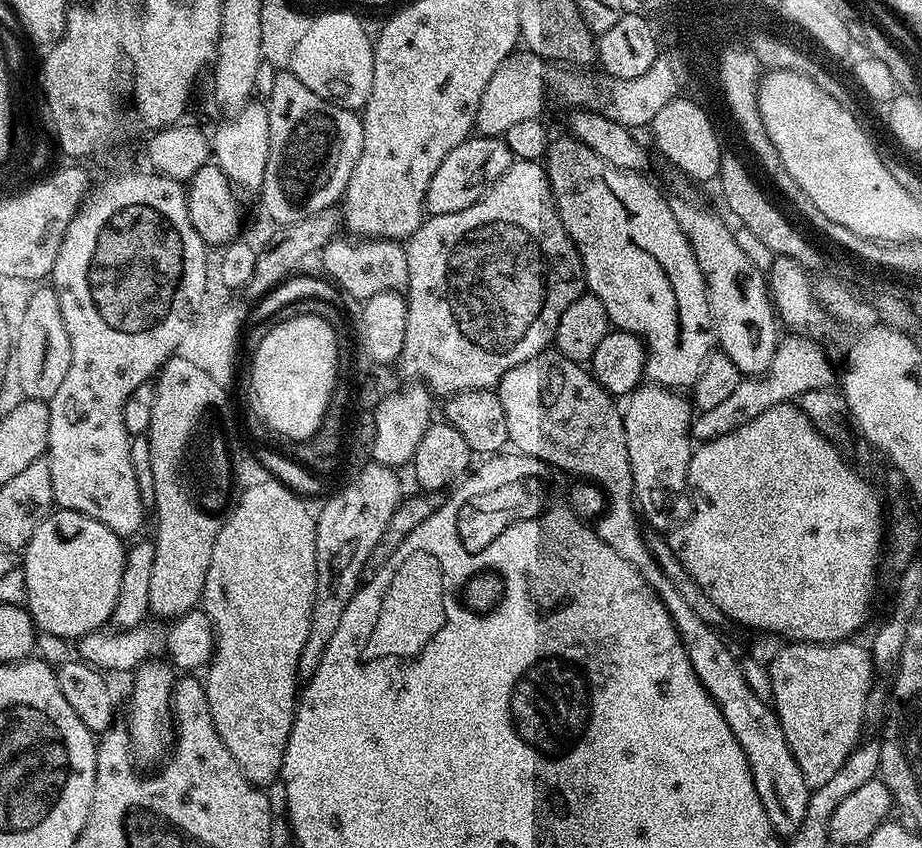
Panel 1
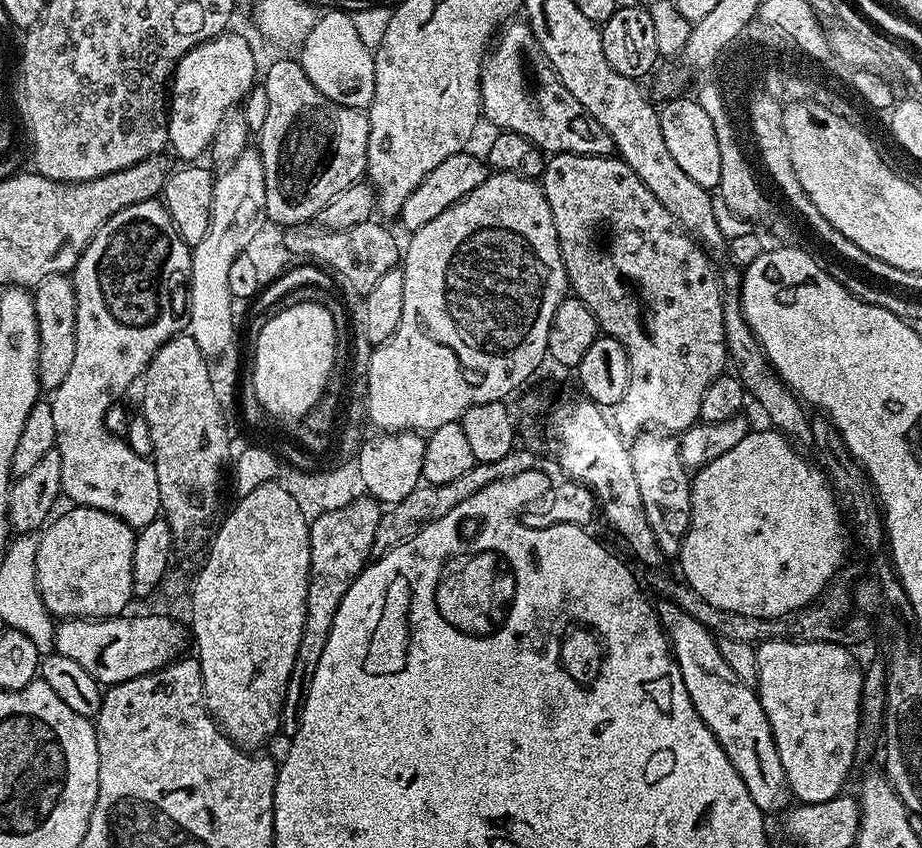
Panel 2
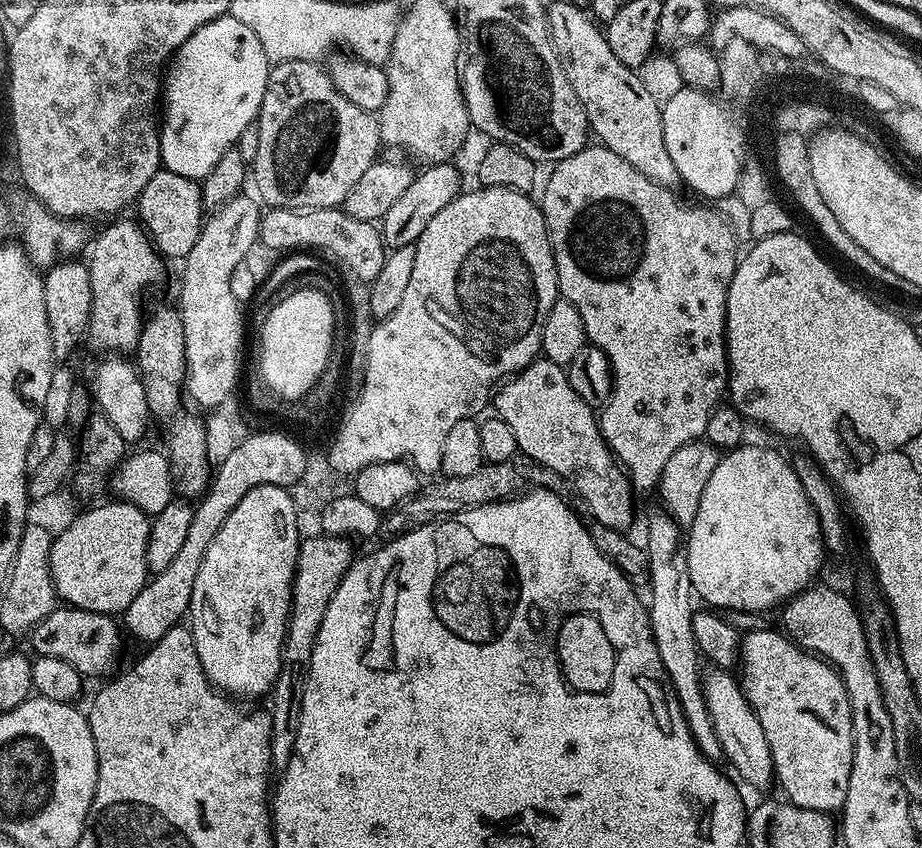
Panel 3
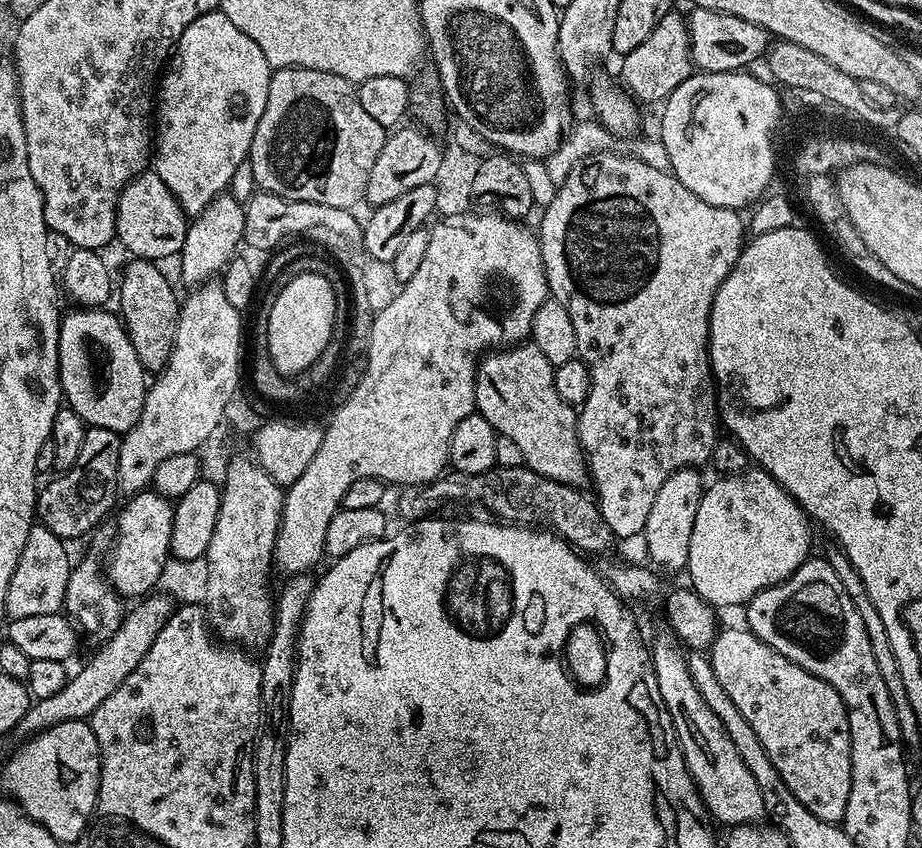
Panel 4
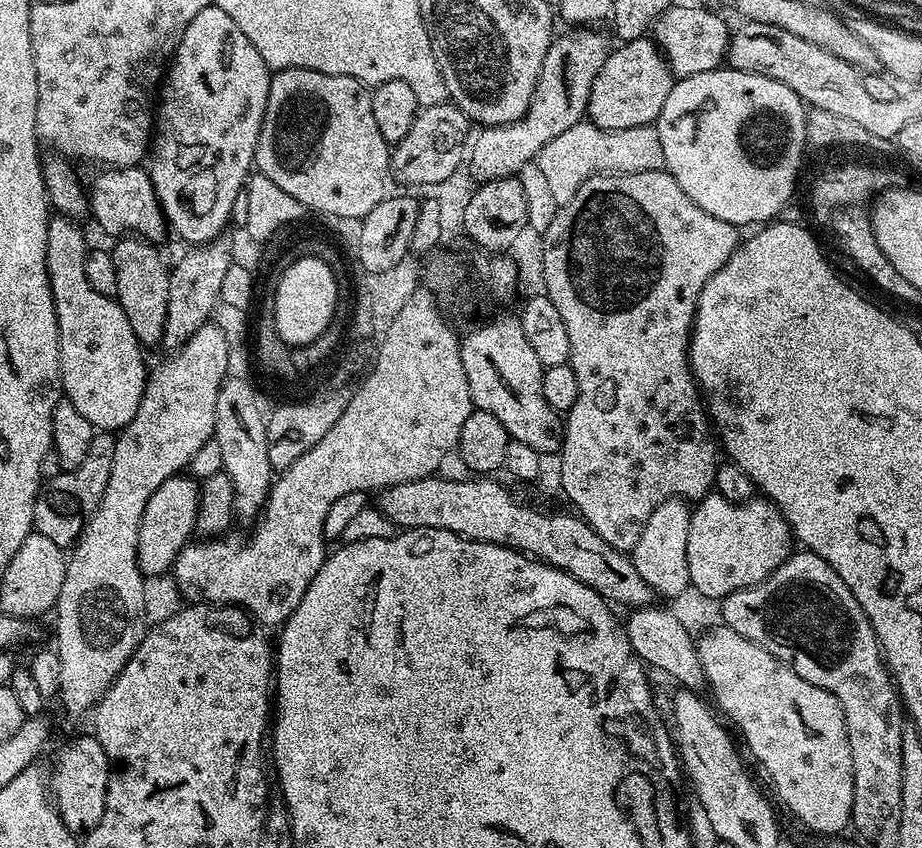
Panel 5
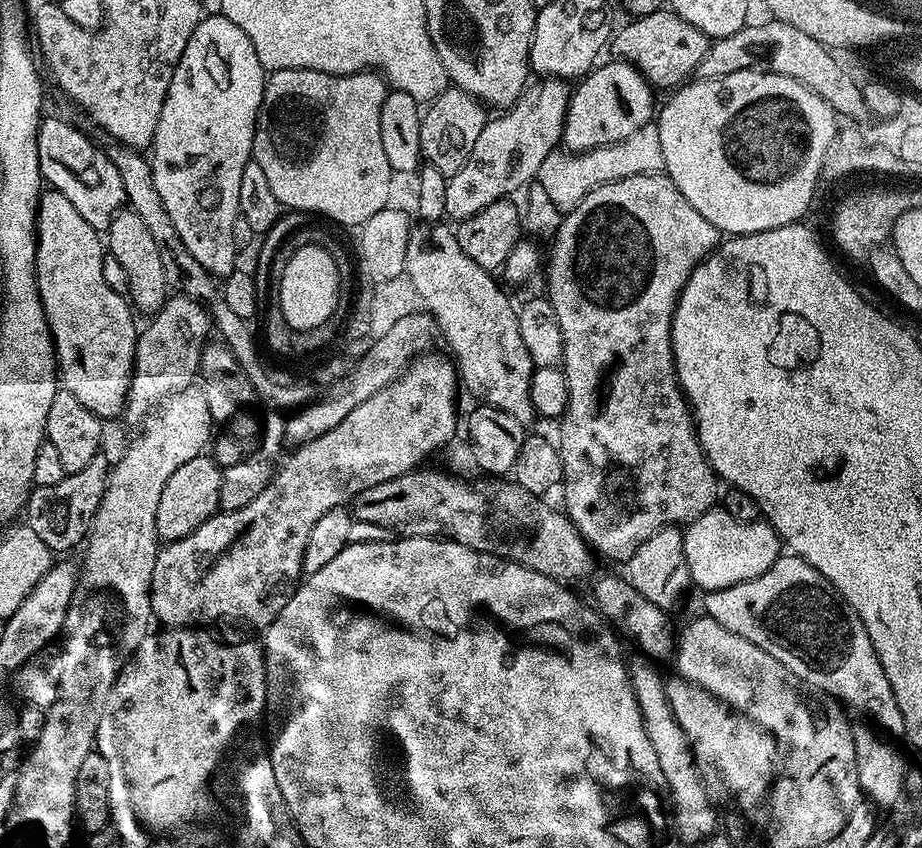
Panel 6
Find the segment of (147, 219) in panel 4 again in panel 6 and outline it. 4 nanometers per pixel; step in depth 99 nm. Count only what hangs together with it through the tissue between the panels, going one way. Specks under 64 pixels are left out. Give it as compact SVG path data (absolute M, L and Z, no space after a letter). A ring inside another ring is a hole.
M45 115L40 121L38 130L38 162L40 163L40 175L43 183L53 192L61 192L82 218L90 222L98 230L107 229L110 221L117 212L125 207L124 187L122 178L118 176L118 170L114 162L104 153L103 147L99 143L95 144L84 132L79 132L68 120L59 120L56 116Z

